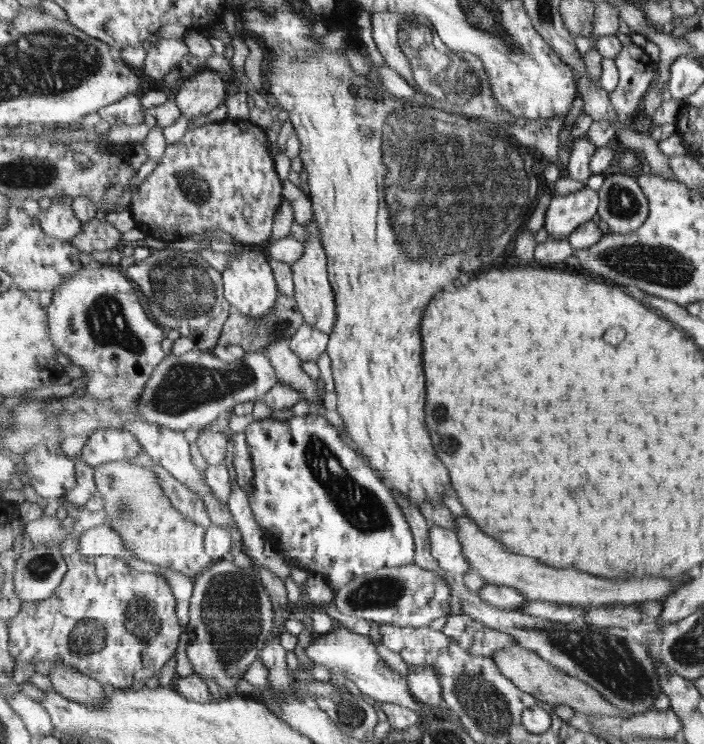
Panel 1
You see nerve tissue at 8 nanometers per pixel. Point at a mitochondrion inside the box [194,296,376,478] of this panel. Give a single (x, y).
(282, 325)

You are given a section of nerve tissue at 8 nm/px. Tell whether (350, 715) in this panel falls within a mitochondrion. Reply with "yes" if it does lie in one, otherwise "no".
yes

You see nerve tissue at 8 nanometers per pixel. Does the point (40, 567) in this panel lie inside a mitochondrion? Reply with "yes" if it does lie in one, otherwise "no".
yes

